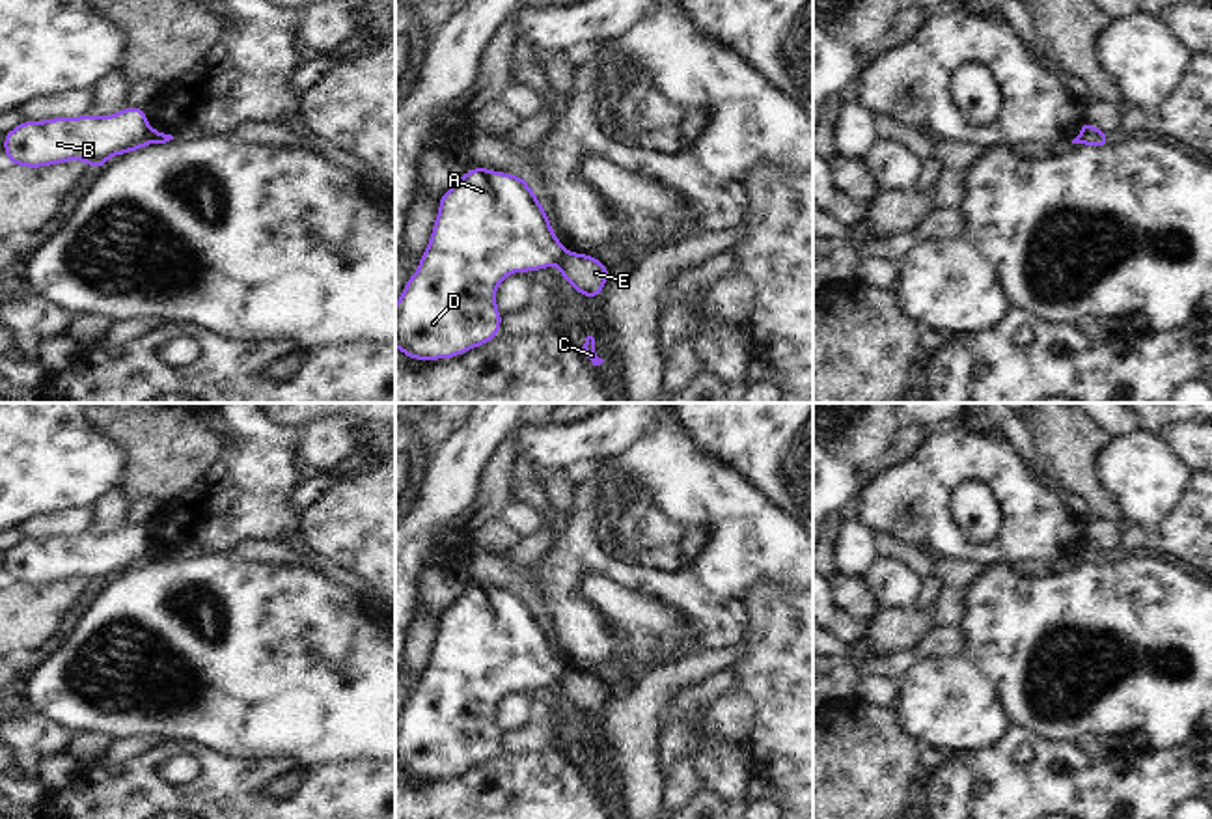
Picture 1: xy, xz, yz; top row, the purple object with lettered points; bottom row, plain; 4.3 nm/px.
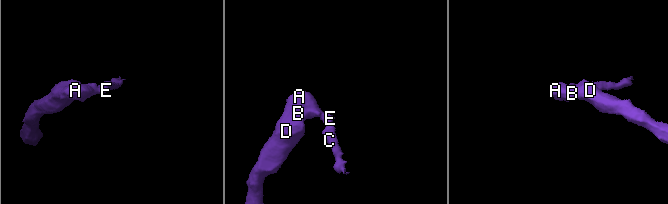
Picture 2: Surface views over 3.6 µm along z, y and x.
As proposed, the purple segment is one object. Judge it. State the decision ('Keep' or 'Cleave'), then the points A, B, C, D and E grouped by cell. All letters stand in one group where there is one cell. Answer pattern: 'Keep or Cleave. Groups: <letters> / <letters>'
Cleave. Groups: A B D / C E

